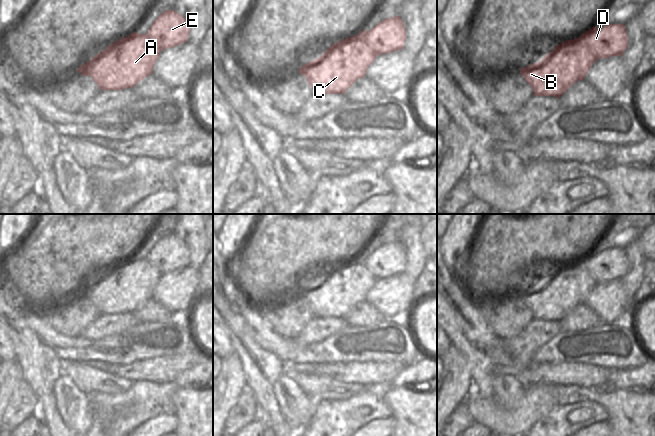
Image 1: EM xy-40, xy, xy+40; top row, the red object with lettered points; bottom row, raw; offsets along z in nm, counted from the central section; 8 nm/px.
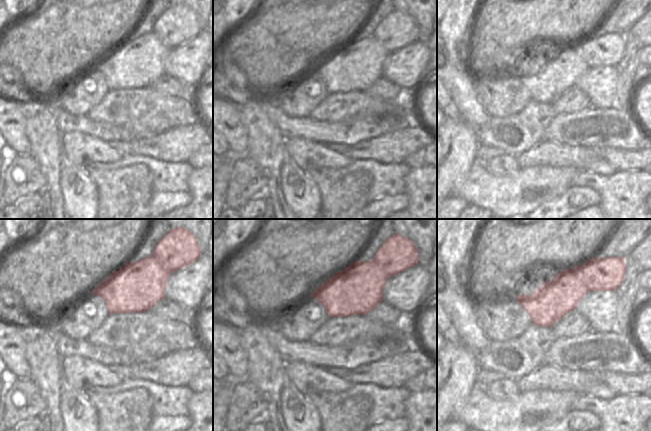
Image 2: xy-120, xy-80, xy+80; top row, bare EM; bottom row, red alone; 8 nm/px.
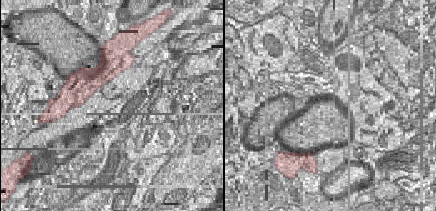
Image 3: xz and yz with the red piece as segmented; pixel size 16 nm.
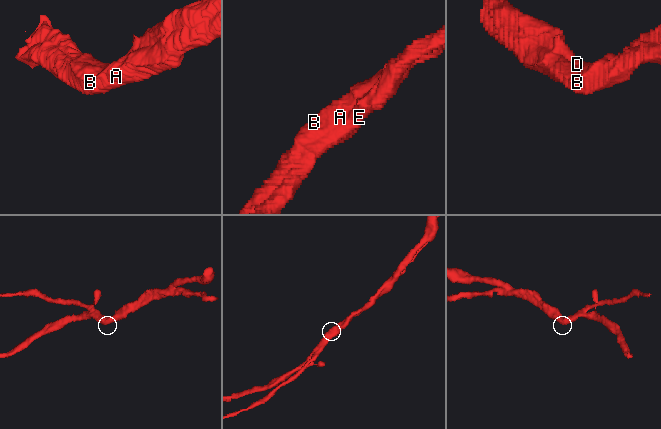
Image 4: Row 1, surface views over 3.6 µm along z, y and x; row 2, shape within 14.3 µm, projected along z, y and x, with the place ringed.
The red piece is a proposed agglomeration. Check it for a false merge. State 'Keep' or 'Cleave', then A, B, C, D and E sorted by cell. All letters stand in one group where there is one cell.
Cleave. Groups: A B C / D E.

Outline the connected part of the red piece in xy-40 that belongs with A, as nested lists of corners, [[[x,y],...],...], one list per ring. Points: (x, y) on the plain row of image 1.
[[[134,255],[110,268],[77,295],[91,300],[100,314],[133,312],[152,298],[161,275],[146,258]]]

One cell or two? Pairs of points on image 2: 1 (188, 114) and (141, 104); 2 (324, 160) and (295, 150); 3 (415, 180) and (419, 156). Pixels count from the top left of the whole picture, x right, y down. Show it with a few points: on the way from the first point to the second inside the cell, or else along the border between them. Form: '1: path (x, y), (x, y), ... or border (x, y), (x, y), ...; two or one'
1: path (176, 112), (153, 112); one
2: path (317, 156), (307, 155), (302, 152); one
3: border (426, 166), (410, 169); two

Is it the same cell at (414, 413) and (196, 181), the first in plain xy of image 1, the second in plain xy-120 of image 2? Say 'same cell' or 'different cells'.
same cell

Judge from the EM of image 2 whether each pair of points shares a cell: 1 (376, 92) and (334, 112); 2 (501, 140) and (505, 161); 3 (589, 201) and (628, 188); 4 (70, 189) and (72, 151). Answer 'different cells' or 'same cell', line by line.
1: different cells
2: different cells
3: different cells
4: different cells

